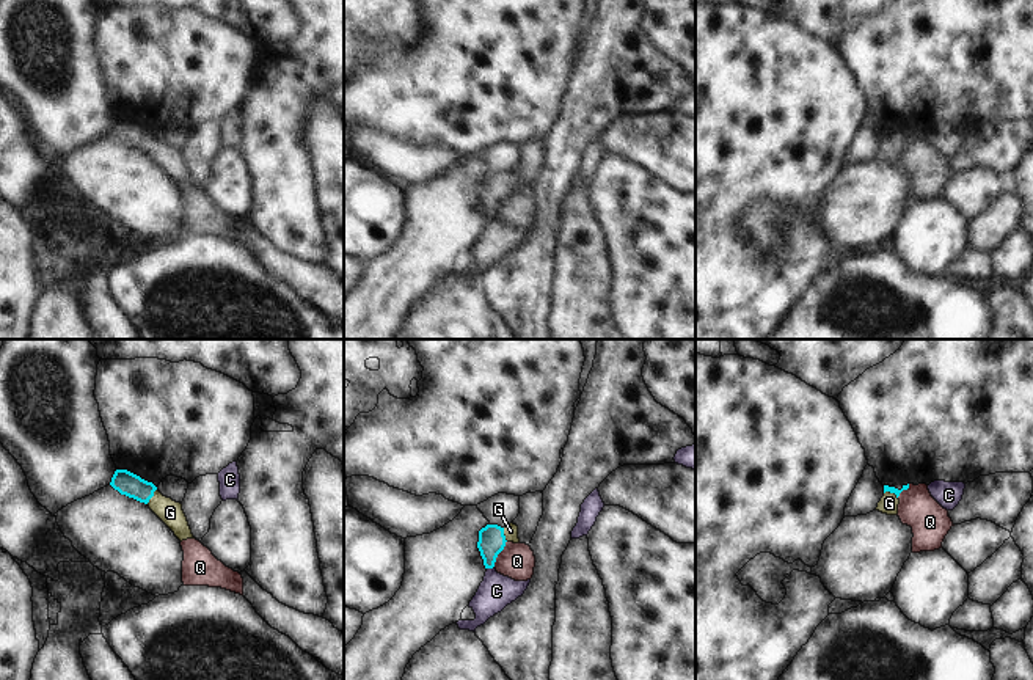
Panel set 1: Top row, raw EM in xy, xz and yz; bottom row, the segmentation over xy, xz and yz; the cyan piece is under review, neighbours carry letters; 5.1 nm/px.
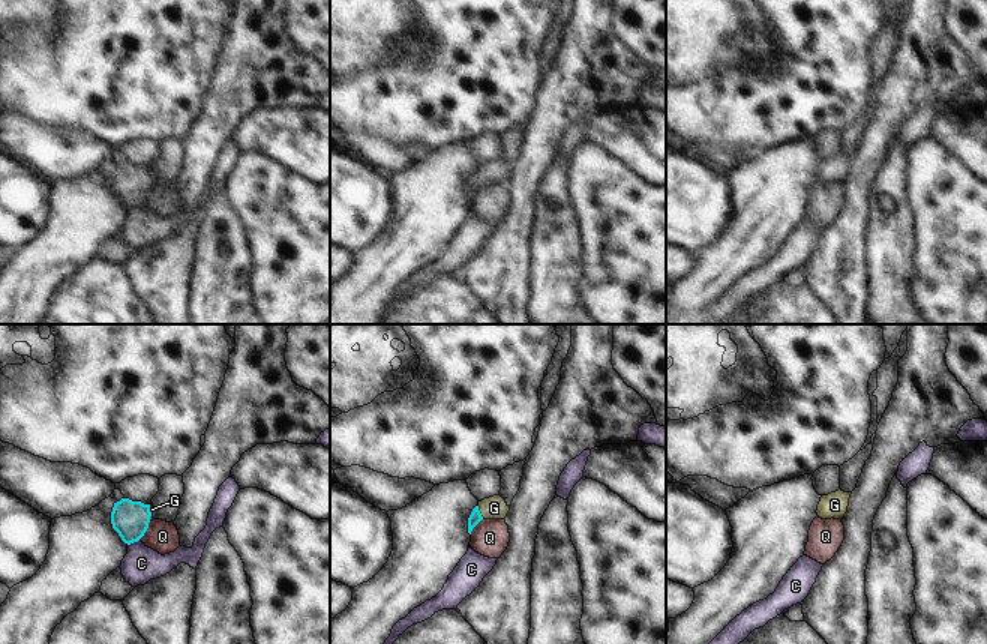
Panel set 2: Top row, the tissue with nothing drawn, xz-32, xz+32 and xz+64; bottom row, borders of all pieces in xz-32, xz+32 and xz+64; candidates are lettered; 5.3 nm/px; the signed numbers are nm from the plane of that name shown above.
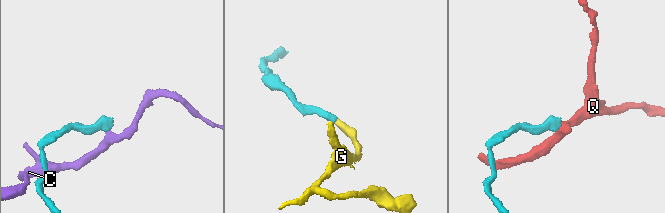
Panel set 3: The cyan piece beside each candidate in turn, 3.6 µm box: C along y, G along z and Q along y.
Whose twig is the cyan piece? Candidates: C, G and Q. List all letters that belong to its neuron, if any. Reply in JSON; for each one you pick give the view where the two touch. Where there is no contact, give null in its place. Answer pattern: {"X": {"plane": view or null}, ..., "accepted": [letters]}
{"G": {"plane": "xy"}, "accepted": ["G"]}

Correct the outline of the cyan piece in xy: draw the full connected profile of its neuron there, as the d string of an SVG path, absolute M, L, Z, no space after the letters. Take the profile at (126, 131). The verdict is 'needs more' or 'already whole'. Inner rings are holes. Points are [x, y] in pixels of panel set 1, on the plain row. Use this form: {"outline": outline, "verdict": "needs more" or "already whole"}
{"outline": "M116 118L110 133L121 143L148 152L181 190L195 187L182 159L182 152L163 144L152 130L127 118Z", "verdict": "needs more"}

